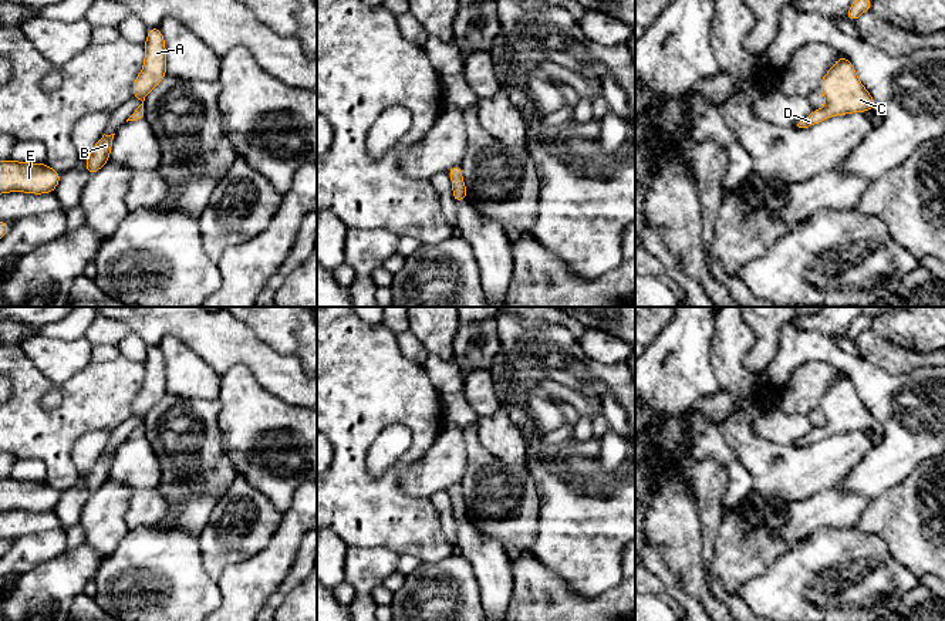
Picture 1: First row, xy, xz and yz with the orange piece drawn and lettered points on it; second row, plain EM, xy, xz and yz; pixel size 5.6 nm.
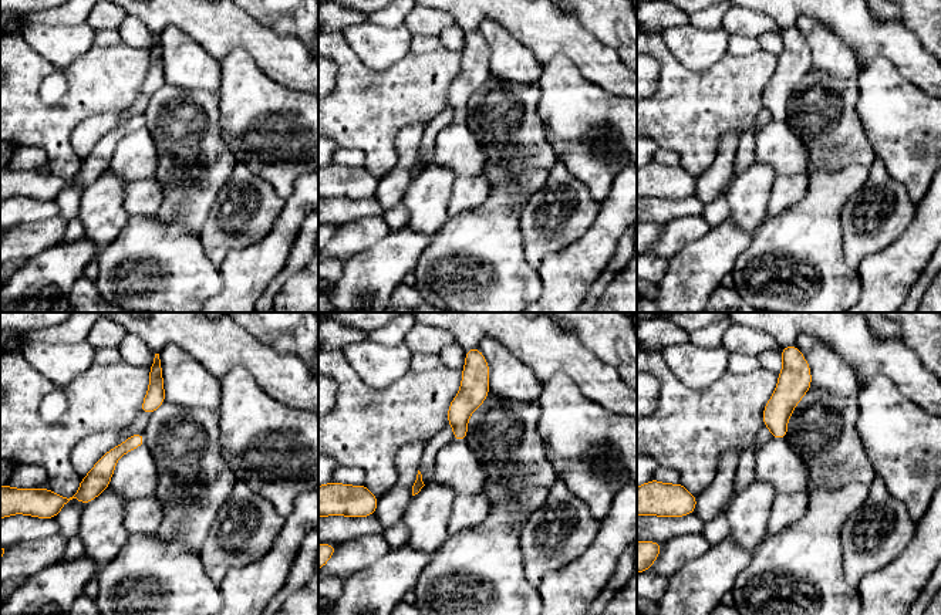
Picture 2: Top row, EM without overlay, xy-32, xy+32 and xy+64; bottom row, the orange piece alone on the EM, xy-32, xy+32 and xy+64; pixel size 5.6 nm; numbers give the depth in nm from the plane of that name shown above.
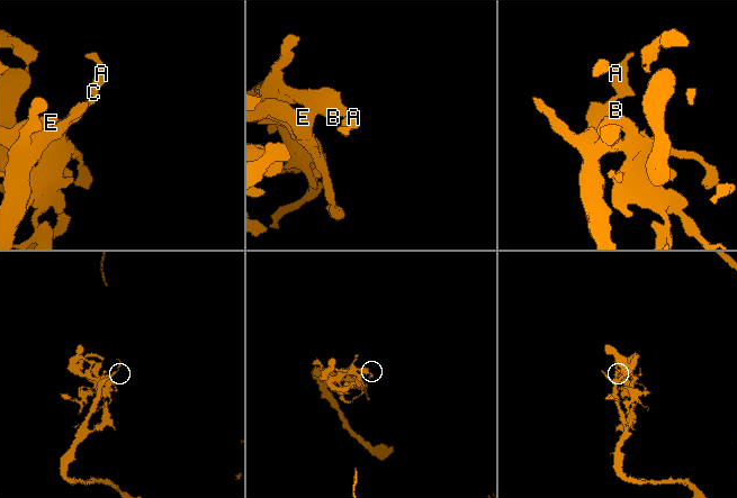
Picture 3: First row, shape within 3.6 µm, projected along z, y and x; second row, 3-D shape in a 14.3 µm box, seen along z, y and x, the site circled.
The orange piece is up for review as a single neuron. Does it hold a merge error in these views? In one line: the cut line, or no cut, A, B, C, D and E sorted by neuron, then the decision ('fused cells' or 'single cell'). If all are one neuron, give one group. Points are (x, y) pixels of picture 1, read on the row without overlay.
cut none; groups A B C D E; single cell

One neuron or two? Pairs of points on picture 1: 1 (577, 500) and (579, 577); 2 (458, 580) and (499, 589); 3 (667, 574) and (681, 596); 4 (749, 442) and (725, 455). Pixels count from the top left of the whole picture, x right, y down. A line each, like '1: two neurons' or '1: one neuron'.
1: one neuron
2: two neurons
3: one neuron
4: two neurons

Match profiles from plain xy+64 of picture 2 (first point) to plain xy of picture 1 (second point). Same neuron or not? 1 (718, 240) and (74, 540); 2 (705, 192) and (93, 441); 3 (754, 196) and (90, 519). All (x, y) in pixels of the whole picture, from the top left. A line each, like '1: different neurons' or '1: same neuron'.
1: different neurons
2: same neuron
3: same neuron

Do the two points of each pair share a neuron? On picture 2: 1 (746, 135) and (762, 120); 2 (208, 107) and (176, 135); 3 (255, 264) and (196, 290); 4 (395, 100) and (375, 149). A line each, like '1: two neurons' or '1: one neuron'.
1: one neuron
2: one neuron
3: two neurons
4: one neuron

